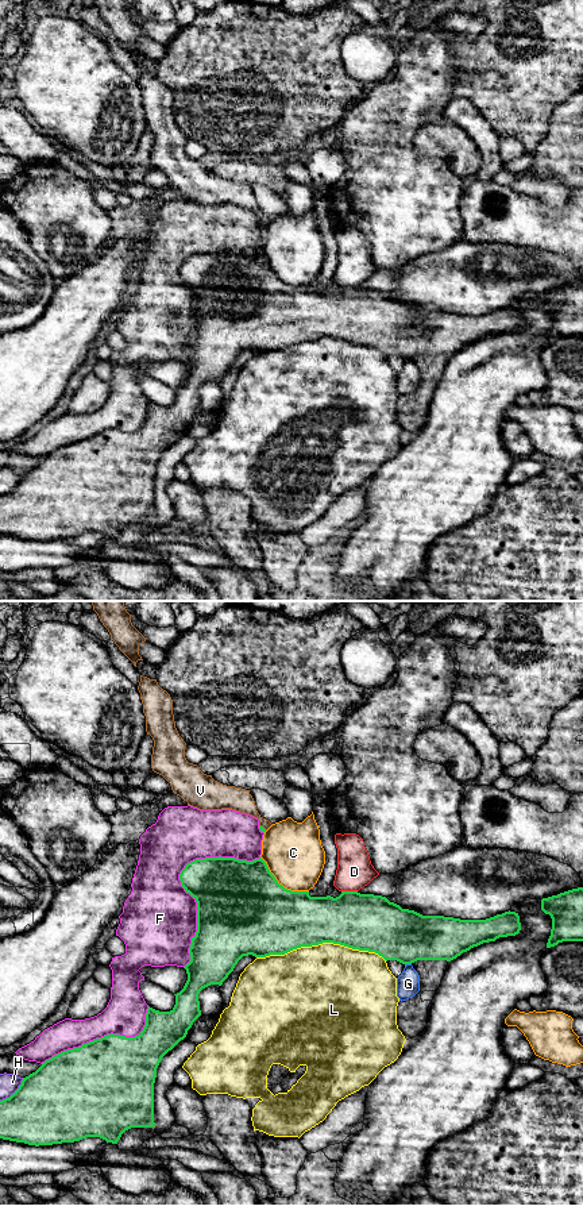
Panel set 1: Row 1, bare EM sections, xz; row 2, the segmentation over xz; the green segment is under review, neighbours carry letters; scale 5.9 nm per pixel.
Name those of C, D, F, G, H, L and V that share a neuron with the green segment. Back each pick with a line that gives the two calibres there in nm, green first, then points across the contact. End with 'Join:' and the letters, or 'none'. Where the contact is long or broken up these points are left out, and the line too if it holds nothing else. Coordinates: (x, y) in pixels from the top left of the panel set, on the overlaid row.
V: 30 nm thick on the green side, 140 nm on the other; runs through xz (262, 829), (262, 827), (236, 798)
Join: V

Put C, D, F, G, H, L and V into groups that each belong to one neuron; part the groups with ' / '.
C / D / F / G / H / L / V

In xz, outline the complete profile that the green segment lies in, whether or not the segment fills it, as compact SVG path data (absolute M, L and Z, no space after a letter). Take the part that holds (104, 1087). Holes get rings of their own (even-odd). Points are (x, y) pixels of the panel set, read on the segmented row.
M221 856L196 859L185 866L179 881L197 902L197 932L189 948L190 962L184 967L188 980L184 989L174 994L174 1007L170 1012L159 1012L148 1006L146 1025L135 1037L111 1033L42 1063L35 1072L23 1078L9 1098L0 1101L0 1138L35 1147L74 1143L86 1137L100 1137L117 1144L121 1134L131 1128L154 1128L154 1083L162 1057L186 1037L193 1022L201 1016L200 991L211 985L221 986L243 956L285 955L301 947L333 943L375 952L386 962L397 960L405 966L417 960L451 962L474 947L499 937L516 936L521 930L518 913L510 910L486 920L460 920L422 916L402 909L386 897L358 891L341 891L336 898L310 897L309 891L292 891L279 885L262 858L252 862Z

